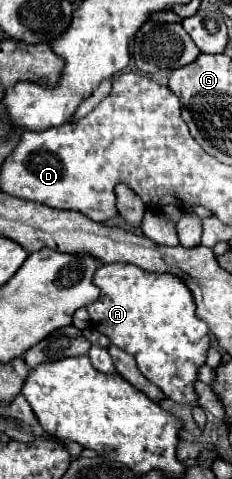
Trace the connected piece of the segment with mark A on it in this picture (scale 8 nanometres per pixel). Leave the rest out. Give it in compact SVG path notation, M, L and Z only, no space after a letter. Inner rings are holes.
M108 263L100 265L94 273L96 287L100 289L100 297L86 305L92 325L104 333L110 343L120 347L122 351L134 355L140 373L172 401L176 403L196 403L198 395L194 391L194 381L198 379L198 367L206 361L206 349L210 347L210 331L208 325L196 319L196 305L186 283L170 273L148 273L130 263Z

